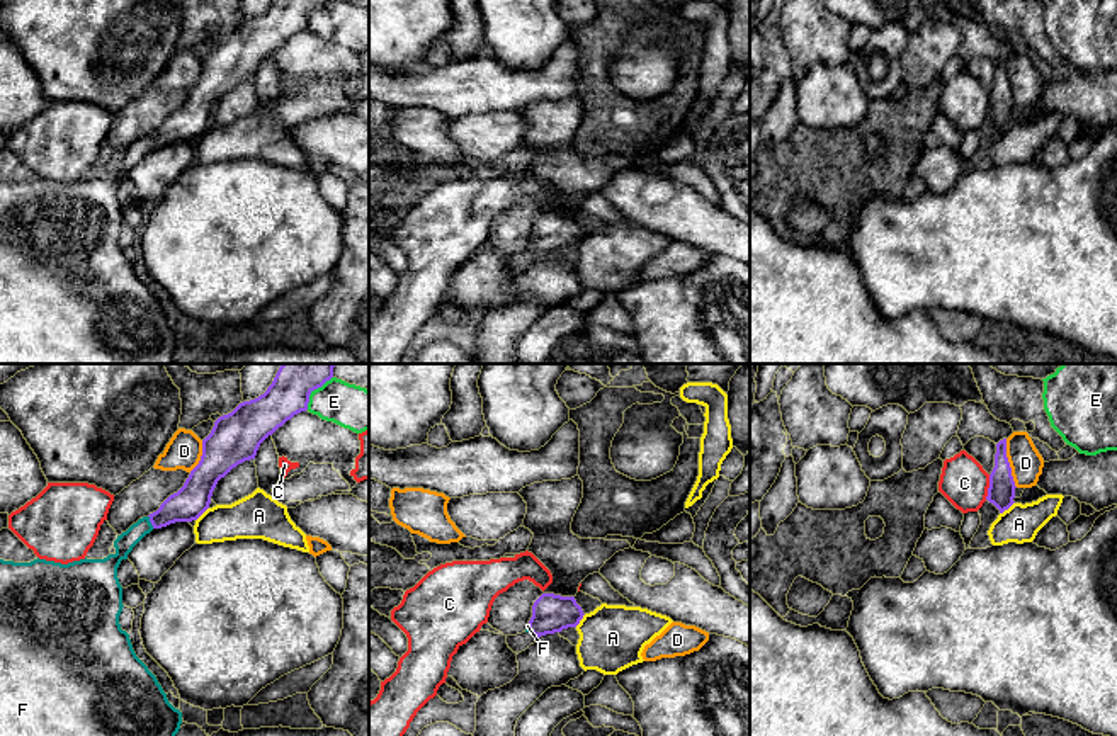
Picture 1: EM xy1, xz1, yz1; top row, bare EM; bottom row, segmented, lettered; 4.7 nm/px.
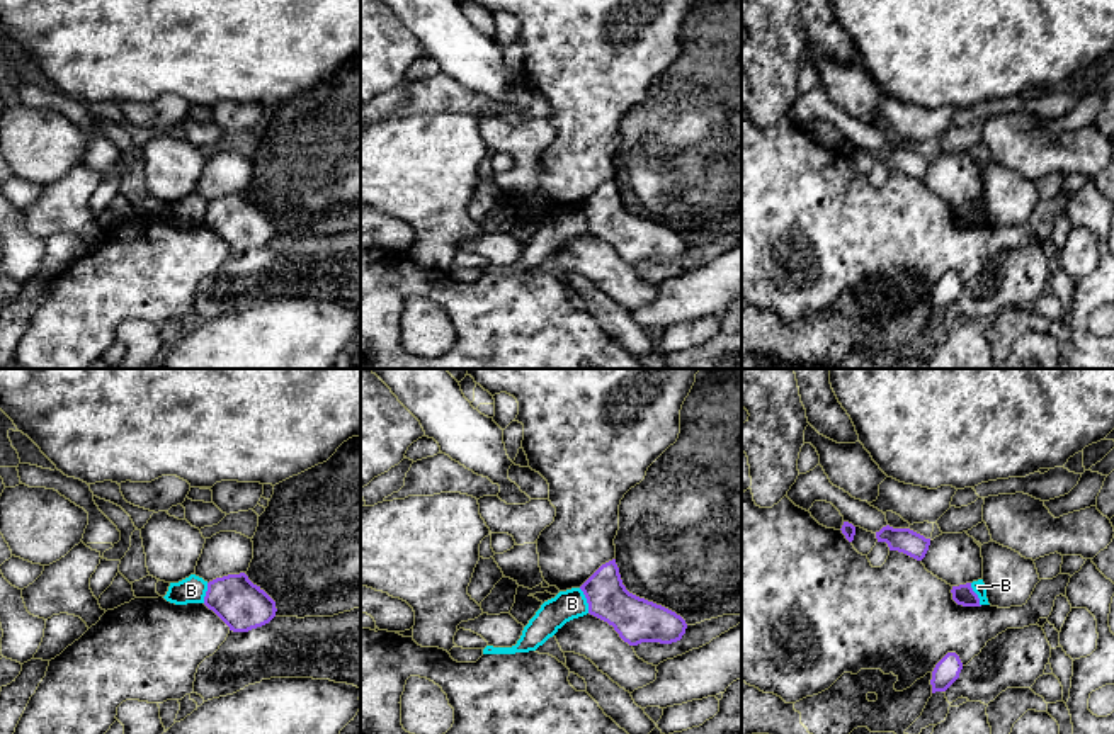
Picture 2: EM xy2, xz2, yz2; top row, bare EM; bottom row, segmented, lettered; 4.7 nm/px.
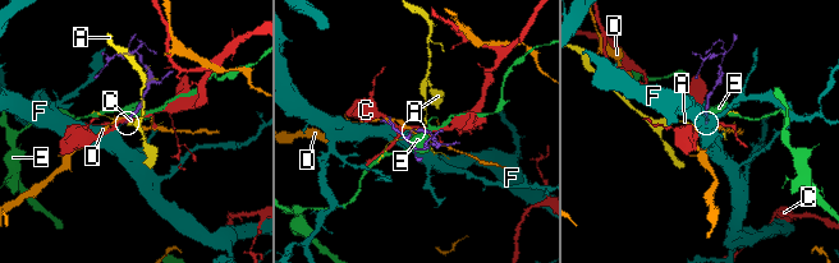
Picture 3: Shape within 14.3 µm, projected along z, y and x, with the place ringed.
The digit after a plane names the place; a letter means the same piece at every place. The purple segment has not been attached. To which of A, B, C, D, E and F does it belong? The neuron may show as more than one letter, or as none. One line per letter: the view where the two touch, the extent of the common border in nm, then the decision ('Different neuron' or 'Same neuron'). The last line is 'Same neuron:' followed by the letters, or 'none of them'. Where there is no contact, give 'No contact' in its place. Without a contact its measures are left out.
A: Touches purple in yz1. Shared border 90 nm. Different neuron
B: Touches purple in xz2. Shared border 130 nm. Different neuron
C: Touches purple in yz1. Shared border 120 nm. Different neuron
D: Touches purple in yz1. Shared border 240 nm. Different neuron
E: Touches purple in xy1. Shared border 200 nm. Different neuron
F: Touches purple in xy1. Shared border 70 nm. Same neuron
Same neuron: F

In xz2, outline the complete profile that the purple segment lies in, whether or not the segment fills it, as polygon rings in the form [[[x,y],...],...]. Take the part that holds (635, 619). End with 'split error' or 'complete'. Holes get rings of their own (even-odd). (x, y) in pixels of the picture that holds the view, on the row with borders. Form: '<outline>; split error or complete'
[[[616,559],[602,564],[580,590],[588,613],[612,625],[629,646],[672,644],[685,634],[687,624],[680,615],[626,590]]]; complete

